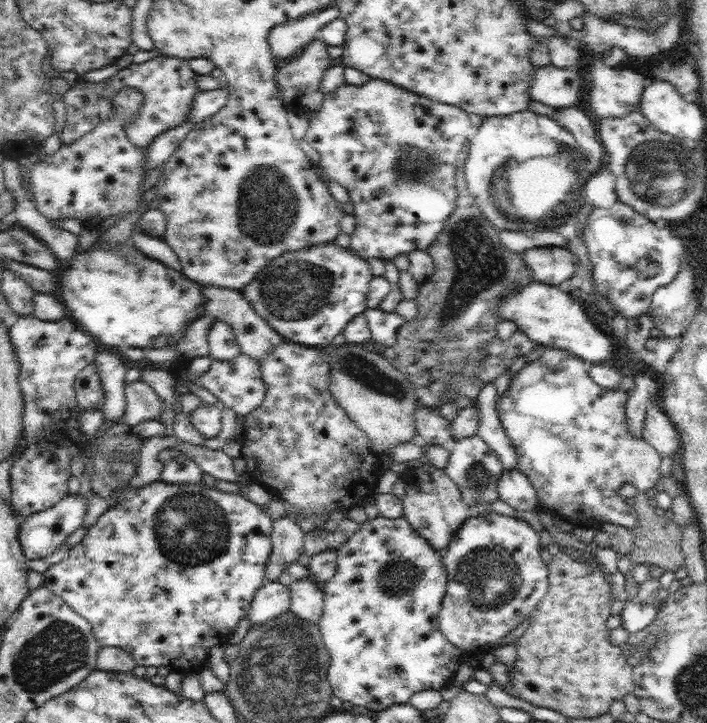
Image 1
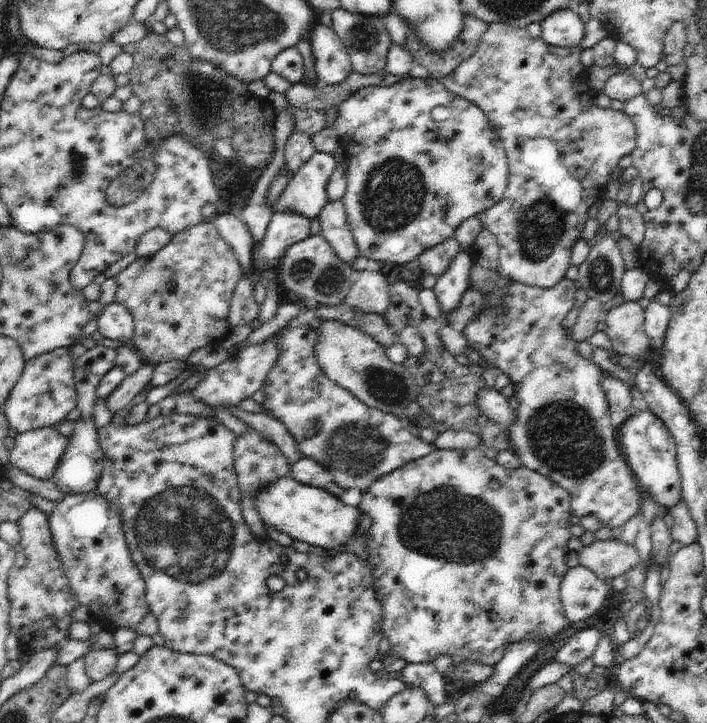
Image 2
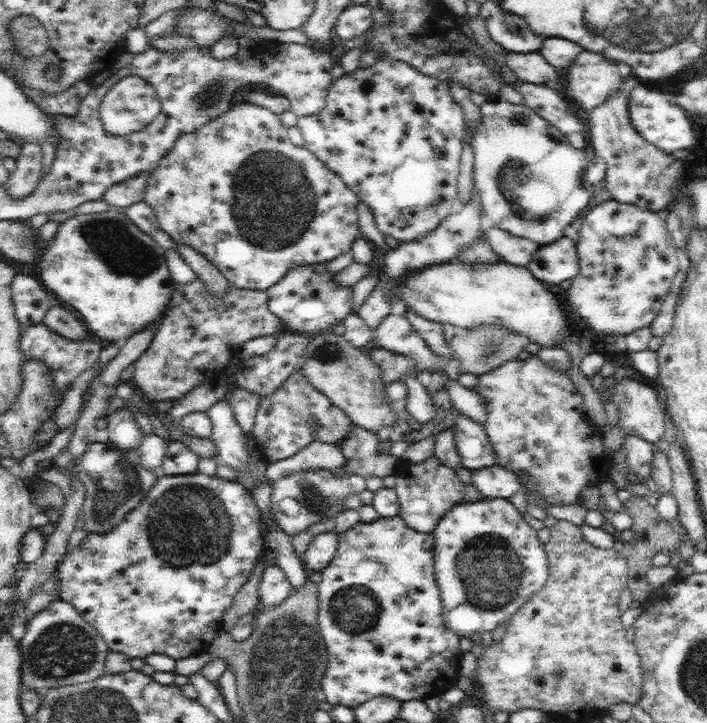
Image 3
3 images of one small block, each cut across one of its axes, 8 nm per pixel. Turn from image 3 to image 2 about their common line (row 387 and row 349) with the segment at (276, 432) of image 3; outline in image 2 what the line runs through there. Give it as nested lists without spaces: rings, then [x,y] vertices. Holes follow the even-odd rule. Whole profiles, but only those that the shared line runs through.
[[[311,324],[297,328],[285,326],[281,356],[263,384],[267,394],[267,400],[263,402],[263,408],[267,410],[265,414],[285,426],[303,458],[317,460],[339,488],[357,488],[365,492],[381,476],[437,450],[435,444],[419,440],[417,434],[401,424],[397,416],[365,406],[351,392],[329,380],[317,366],[313,354],[315,342],[317,332]]]

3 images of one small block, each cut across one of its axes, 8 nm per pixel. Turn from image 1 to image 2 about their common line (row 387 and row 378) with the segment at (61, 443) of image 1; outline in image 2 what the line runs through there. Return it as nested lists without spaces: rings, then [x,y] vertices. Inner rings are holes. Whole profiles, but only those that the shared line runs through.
[[[59,348],[51,354],[29,360],[27,368],[25,368],[25,376],[13,388],[13,394],[9,396],[9,400],[3,408],[11,428],[15,428],[19,434],[25,434],[31,430],[51,428],[59,422],[63,424],[67,414],[71,410],[77,410],[77,406],[79,406],[75,366],[77,366],[77,362],[71,356],[71,348]]]

